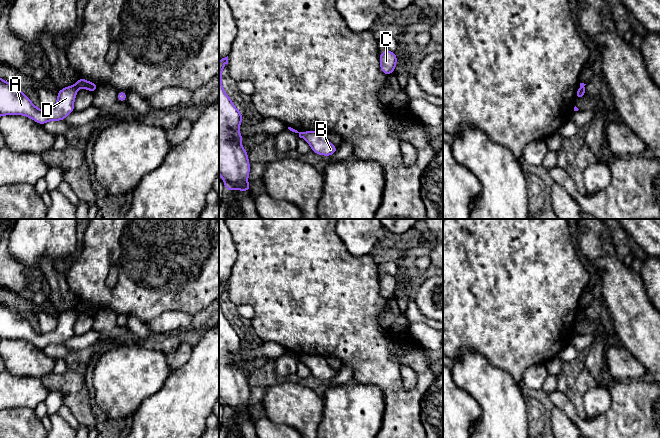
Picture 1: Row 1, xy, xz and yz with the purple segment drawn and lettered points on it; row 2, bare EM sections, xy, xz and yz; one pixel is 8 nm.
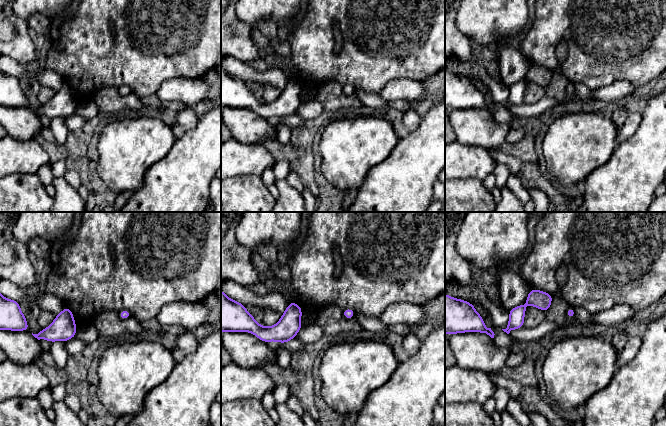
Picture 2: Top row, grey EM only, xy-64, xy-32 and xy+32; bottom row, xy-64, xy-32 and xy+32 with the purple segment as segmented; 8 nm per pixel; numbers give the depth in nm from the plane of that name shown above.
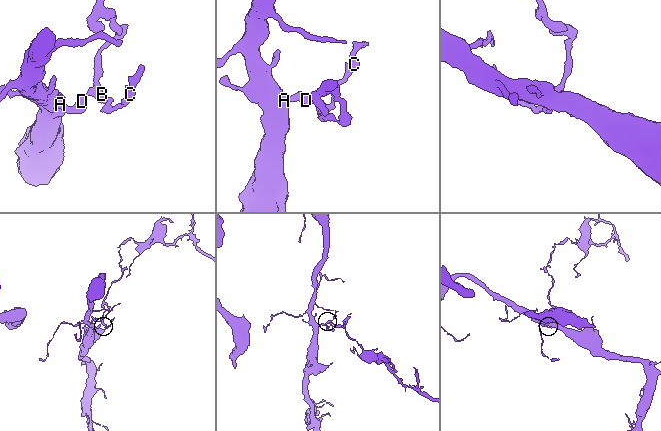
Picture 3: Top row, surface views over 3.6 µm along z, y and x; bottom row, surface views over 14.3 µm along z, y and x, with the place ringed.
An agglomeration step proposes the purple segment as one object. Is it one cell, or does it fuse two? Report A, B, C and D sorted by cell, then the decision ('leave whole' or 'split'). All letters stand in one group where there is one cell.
groups A D / B C; split

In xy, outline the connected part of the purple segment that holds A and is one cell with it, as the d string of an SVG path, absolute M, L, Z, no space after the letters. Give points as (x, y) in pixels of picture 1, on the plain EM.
M0 302L0 340L23 339L42 350L48 345L63 345L75 335L77 314L75 309L60 313L55 330L41 334L22 317L21 312Z

